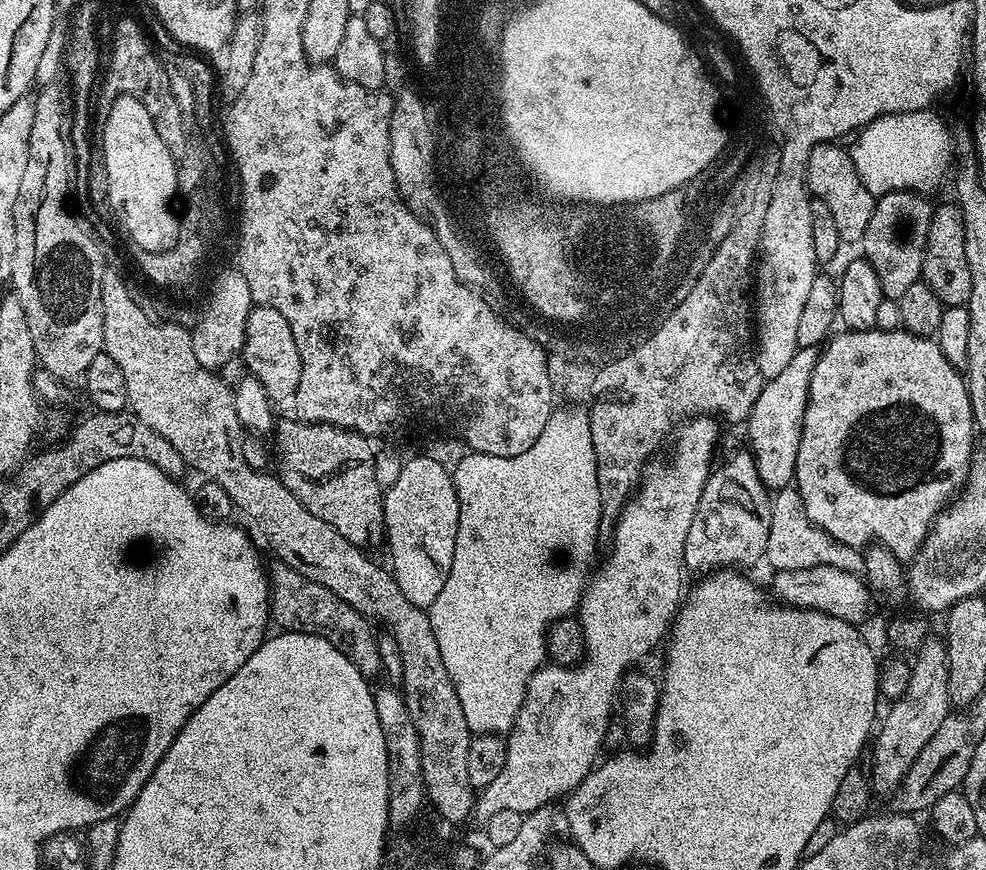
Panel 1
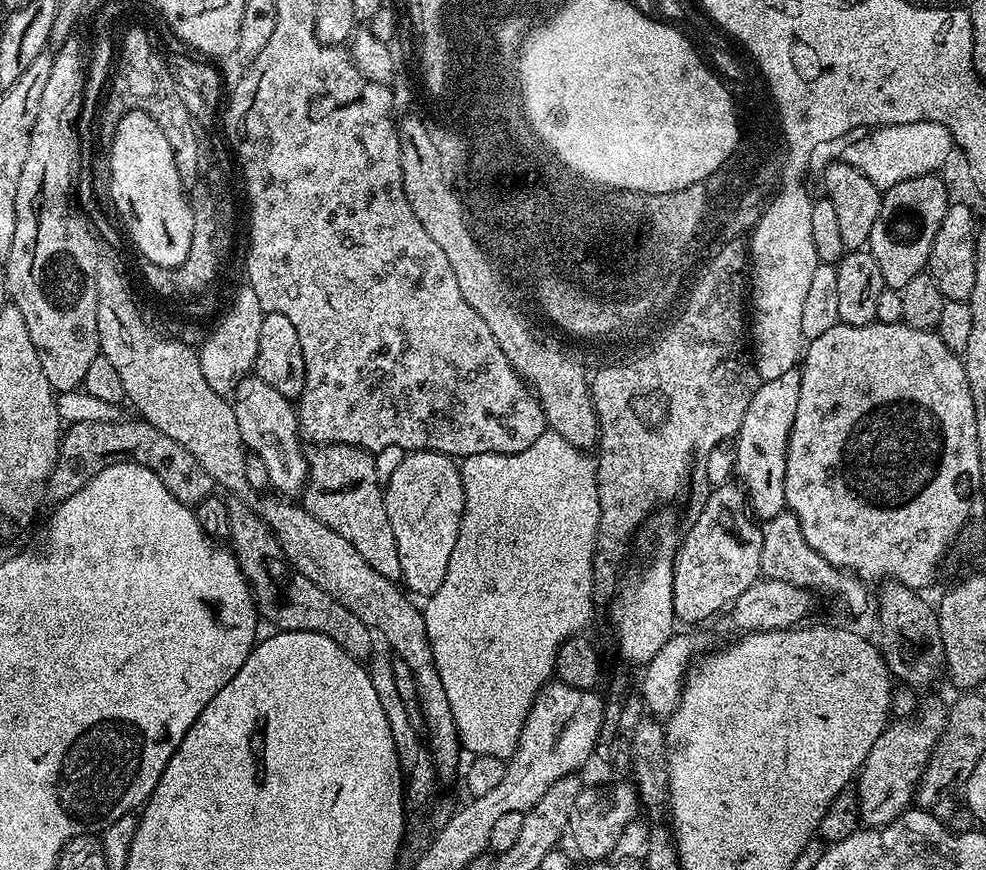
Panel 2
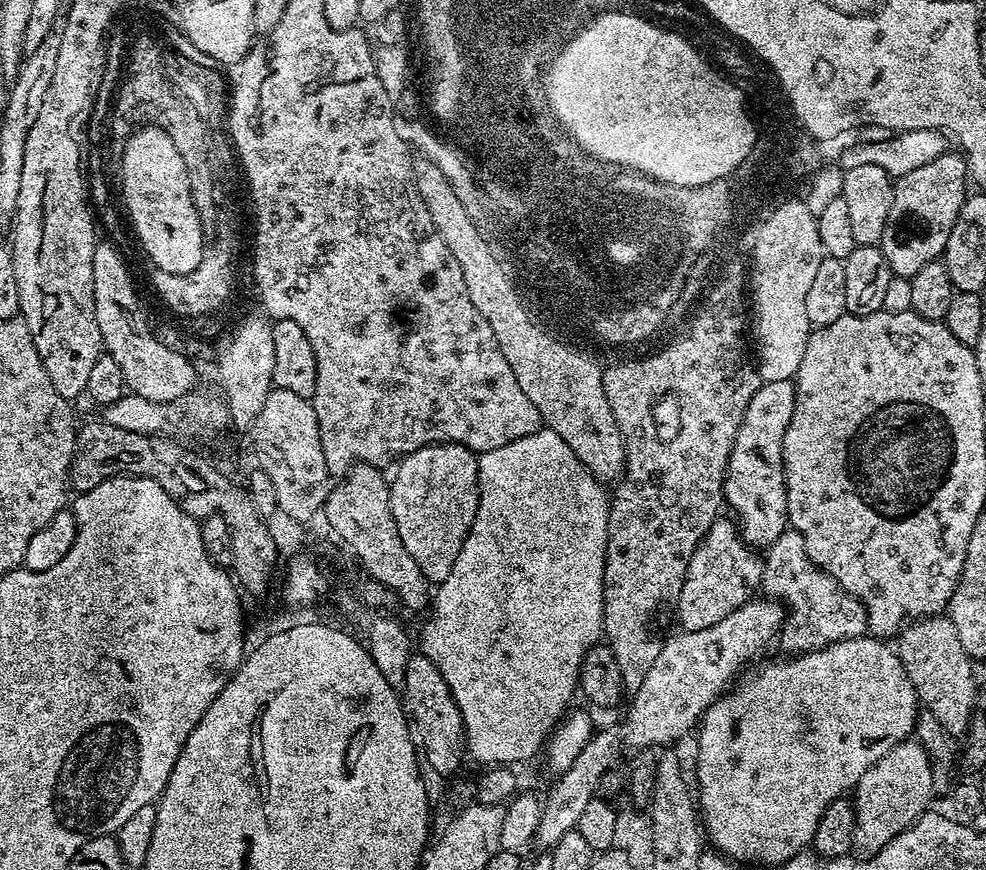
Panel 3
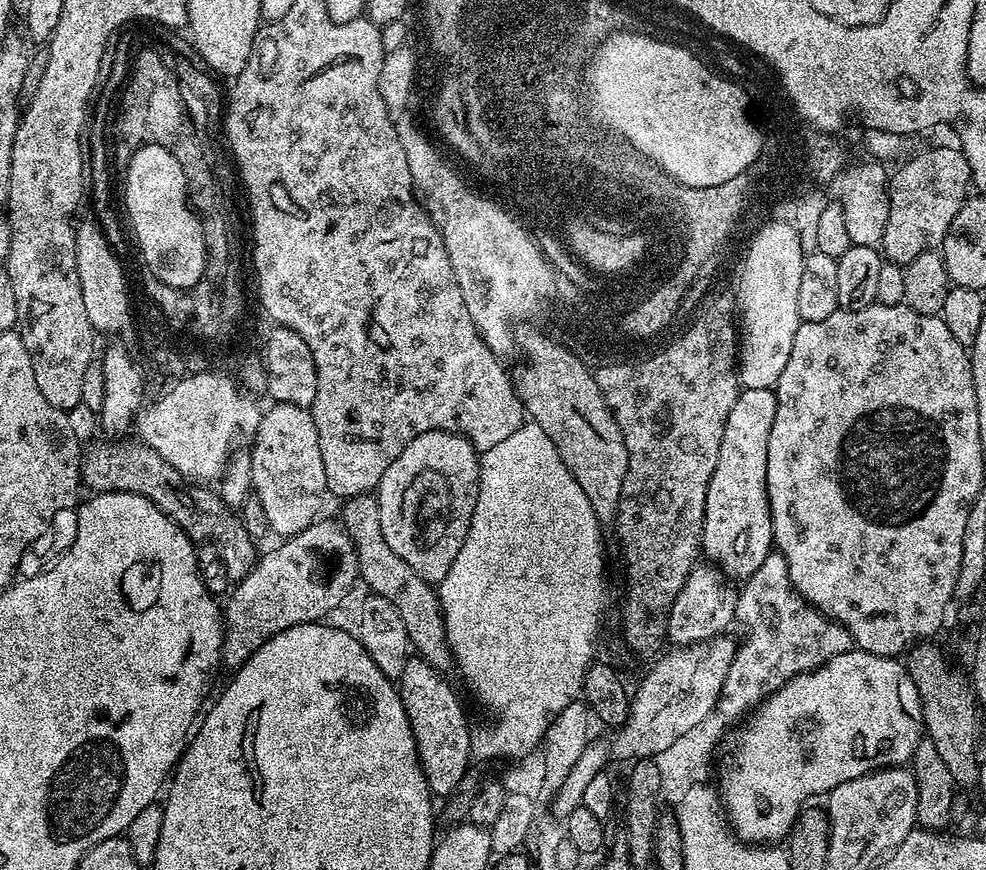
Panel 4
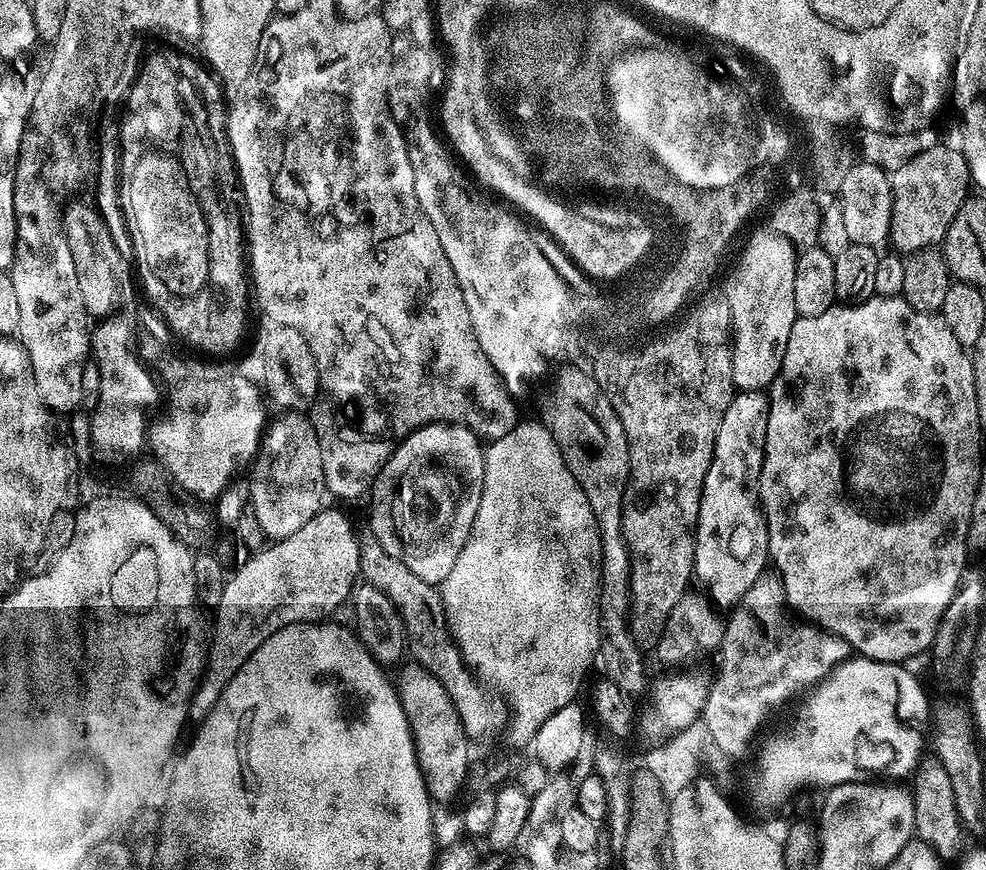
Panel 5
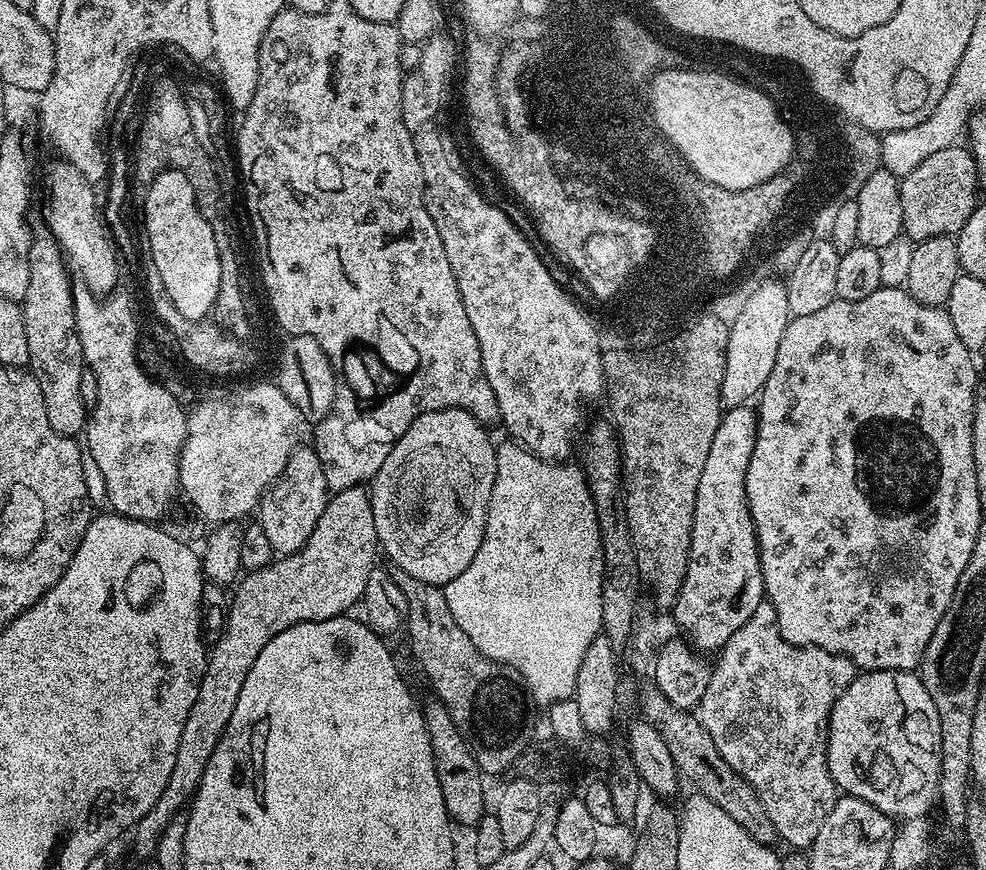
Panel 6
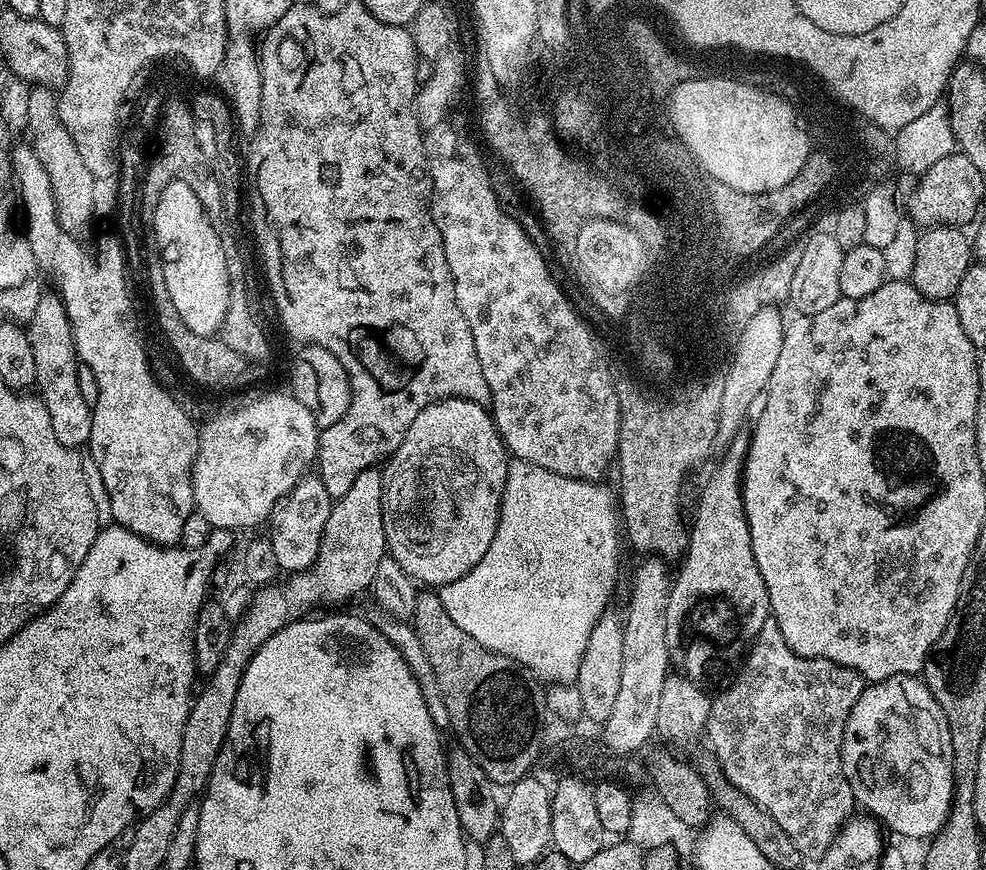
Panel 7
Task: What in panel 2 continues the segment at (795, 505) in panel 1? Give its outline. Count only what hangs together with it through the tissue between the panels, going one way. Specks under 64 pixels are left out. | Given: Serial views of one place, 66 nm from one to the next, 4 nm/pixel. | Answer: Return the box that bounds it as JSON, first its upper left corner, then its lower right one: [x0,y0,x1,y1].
[761,511,868,616]

